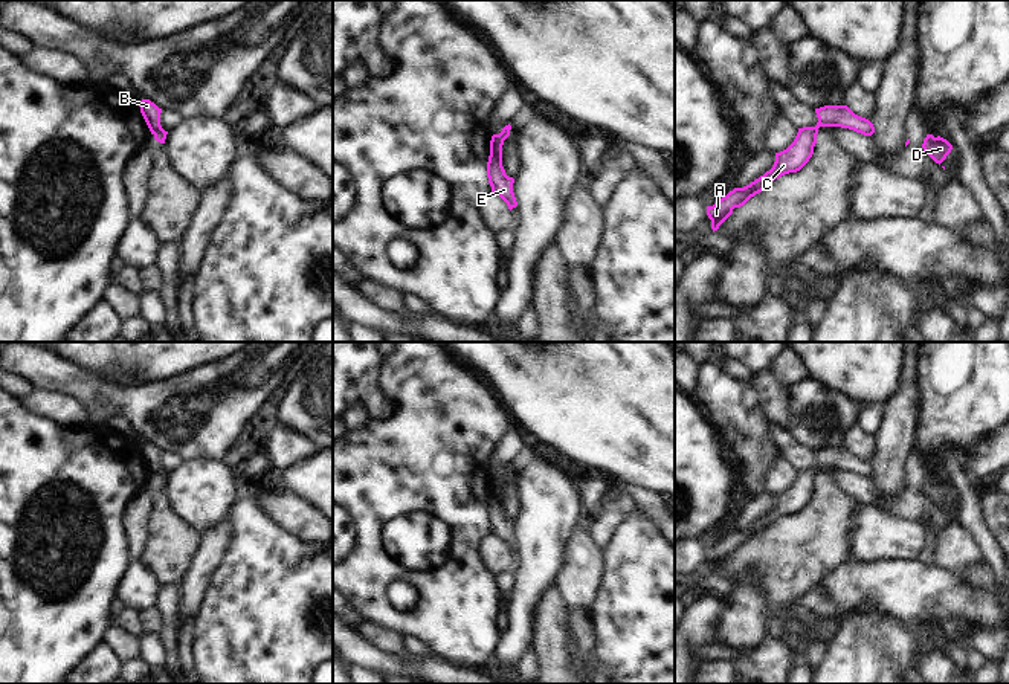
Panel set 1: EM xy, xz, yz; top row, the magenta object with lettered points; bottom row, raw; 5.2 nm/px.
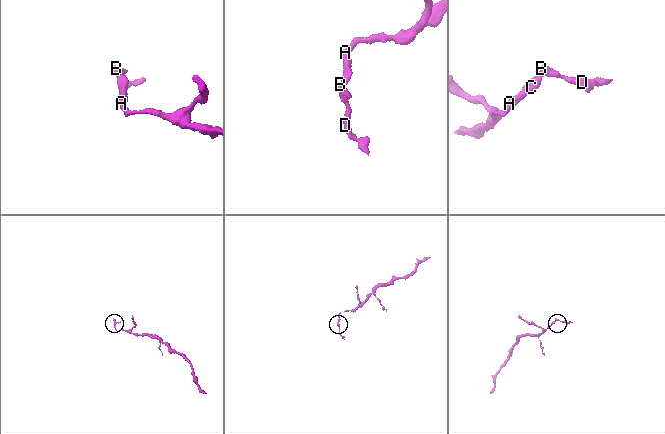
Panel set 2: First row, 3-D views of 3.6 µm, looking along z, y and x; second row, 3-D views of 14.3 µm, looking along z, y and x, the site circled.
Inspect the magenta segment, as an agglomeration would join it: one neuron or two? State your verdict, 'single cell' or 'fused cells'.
single cell

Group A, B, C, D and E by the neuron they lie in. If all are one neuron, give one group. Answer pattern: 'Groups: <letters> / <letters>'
Groups: A B C D E

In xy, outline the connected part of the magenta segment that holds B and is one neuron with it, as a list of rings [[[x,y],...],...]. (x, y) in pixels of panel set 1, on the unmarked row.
[[[142,441],[139,444],[139,449],[140,449],[140,455],[142,455],[151,476],[154,478],[154,481],[160,486],[165,486],[168,473],[165,473],[160,467],[162,450],[159,450],[150,441]]]

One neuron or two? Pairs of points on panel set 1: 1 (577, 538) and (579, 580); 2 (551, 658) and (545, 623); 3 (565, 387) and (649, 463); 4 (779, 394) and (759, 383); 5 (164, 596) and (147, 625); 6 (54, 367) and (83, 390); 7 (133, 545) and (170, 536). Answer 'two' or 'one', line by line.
1: one
2: one
3: one
4: one
5: two
6: one
7: two

